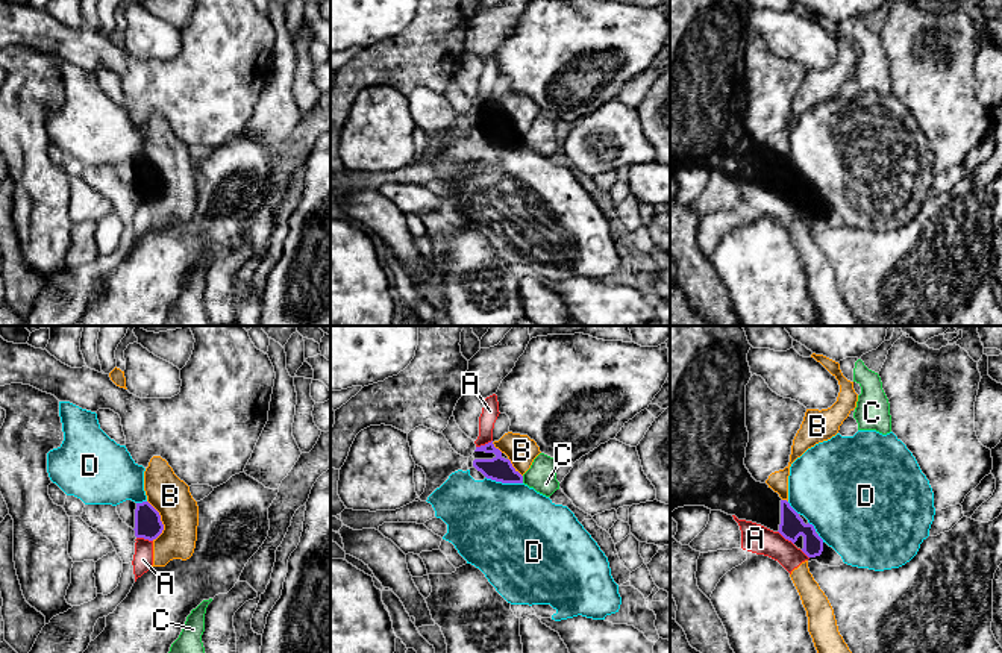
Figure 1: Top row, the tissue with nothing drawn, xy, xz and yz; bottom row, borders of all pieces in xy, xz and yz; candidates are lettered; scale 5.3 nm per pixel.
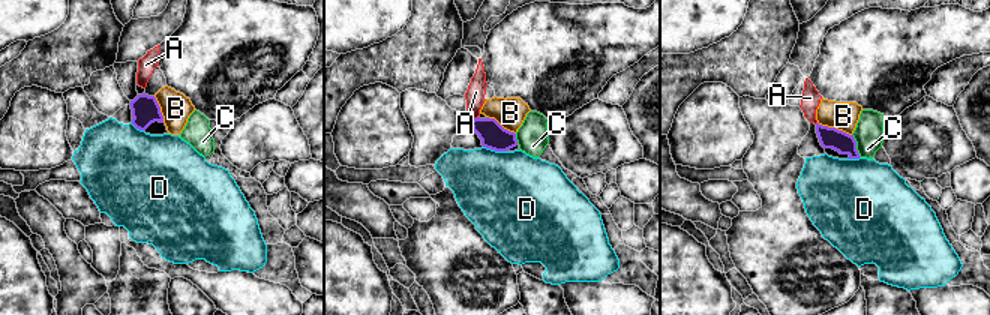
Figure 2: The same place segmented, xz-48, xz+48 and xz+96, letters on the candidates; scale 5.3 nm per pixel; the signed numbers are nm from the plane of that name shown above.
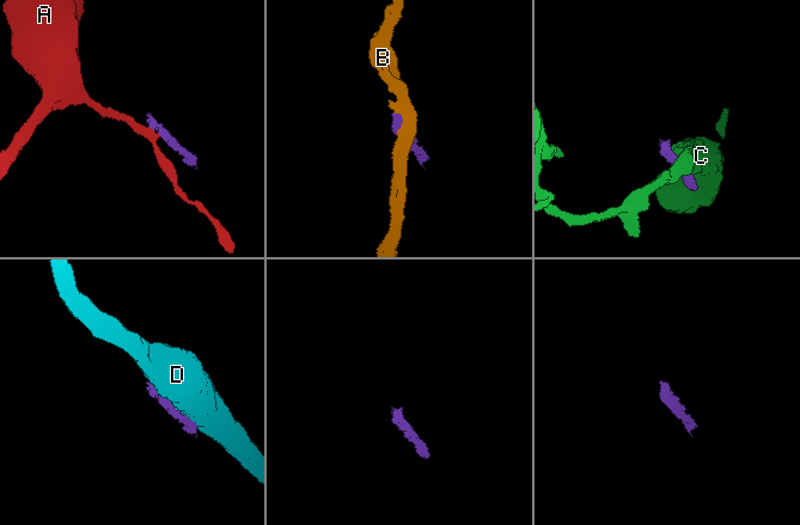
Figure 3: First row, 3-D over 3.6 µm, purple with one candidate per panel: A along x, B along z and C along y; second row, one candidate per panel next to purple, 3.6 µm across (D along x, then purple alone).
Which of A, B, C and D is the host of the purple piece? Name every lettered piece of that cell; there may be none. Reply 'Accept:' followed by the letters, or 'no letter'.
Accept: no letter

